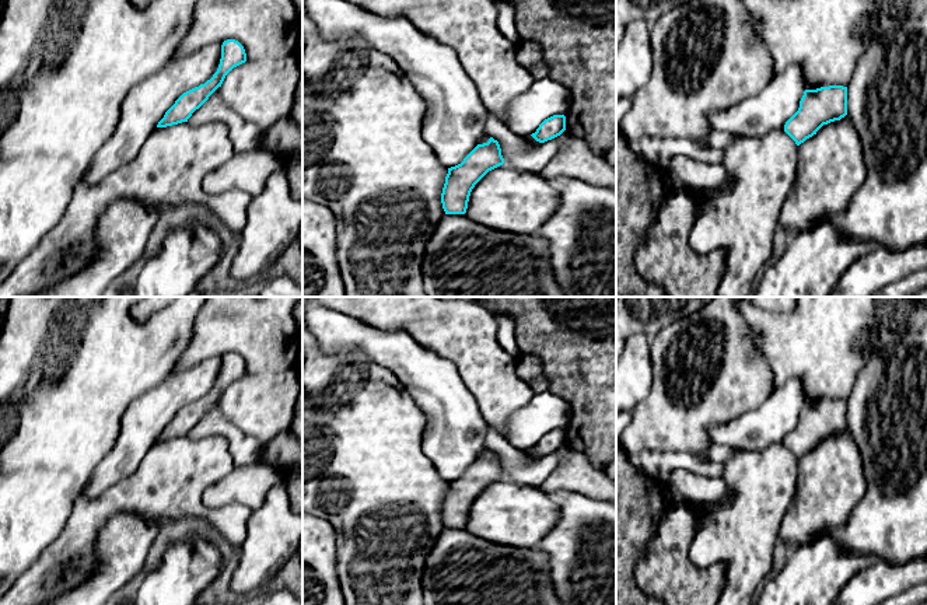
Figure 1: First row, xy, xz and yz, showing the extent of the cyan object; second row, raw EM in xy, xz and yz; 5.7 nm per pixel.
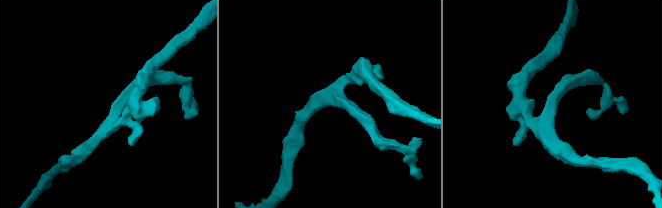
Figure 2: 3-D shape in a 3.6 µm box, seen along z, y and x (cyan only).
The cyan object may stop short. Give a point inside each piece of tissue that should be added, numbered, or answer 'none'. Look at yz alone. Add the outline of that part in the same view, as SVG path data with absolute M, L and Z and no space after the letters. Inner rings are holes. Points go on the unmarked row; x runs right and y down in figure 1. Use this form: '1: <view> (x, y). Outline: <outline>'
1: yz (741, 532). Outline: M784 444L762 451L738 451L724 462L721 478L732 499L718 504L689 504L697 518L689 559L699 569L725 564L725 583L717 605L751 605L759 583L773 564L780 525L797 490L798 459Z

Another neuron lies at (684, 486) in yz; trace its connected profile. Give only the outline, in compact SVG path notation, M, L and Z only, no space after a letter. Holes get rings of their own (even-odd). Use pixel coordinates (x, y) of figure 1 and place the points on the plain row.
M675 469L668 483L675 503L718 504L732 499L721 476L706 478L685 469Z

